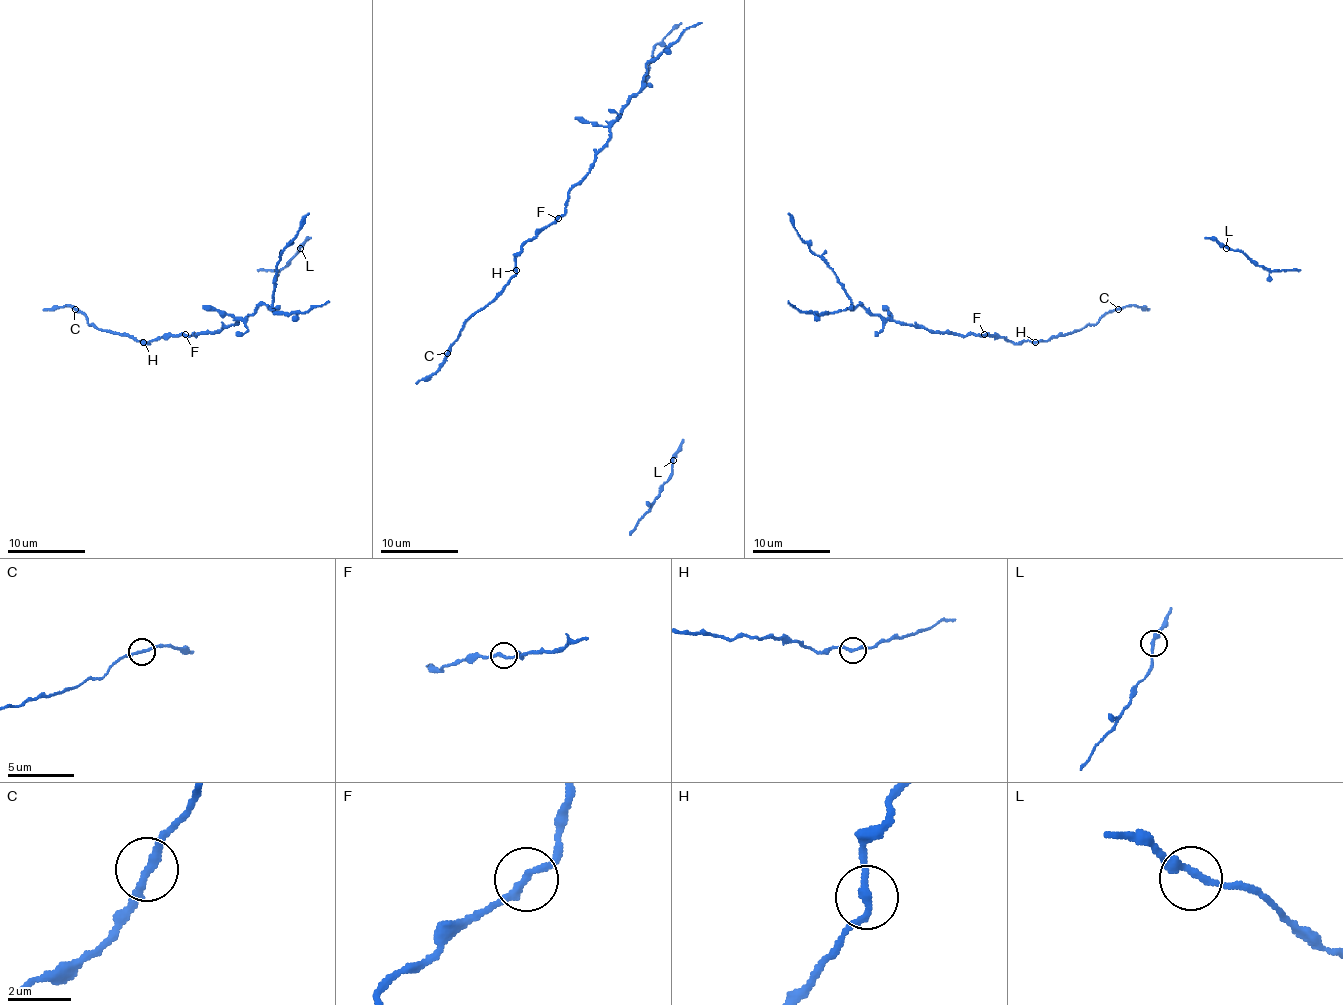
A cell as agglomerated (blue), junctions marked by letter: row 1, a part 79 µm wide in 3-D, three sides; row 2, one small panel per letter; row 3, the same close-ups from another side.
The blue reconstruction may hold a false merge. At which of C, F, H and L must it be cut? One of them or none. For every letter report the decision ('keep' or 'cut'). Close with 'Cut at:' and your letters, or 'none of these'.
C: keep
F: cut
H: keep
L: keep
Cut at: F

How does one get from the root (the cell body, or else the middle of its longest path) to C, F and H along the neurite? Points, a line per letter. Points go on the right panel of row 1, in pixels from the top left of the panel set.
C: (1068, 332), (1095, 324), (1107, 313), (1118, 309)
F: (1068, 332), (1039, 342), (1011, 342), (984, 334)
H: (1068, 332), (1035, 342)

